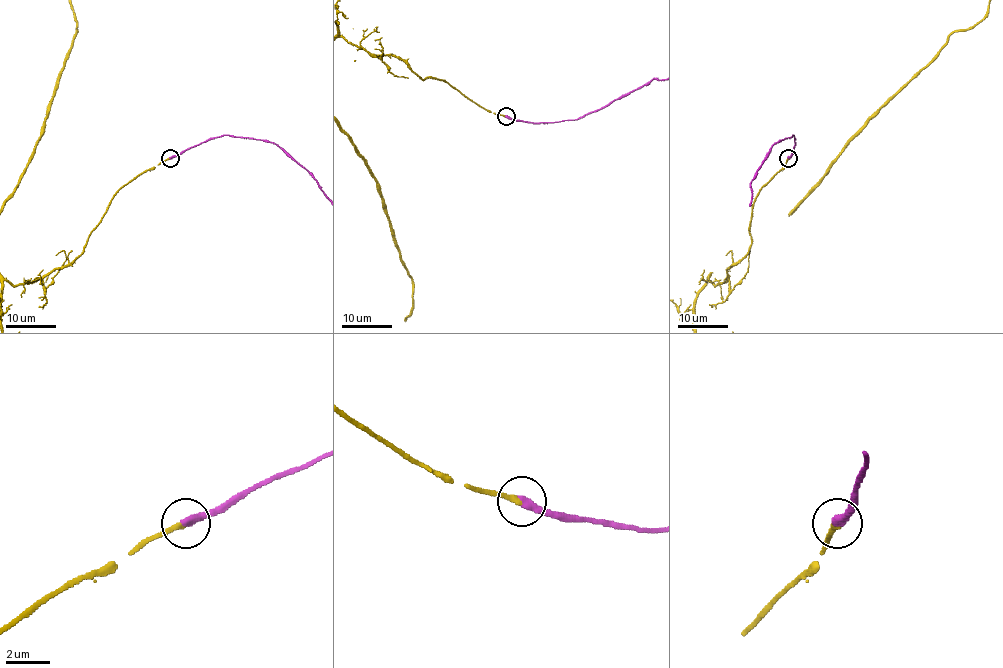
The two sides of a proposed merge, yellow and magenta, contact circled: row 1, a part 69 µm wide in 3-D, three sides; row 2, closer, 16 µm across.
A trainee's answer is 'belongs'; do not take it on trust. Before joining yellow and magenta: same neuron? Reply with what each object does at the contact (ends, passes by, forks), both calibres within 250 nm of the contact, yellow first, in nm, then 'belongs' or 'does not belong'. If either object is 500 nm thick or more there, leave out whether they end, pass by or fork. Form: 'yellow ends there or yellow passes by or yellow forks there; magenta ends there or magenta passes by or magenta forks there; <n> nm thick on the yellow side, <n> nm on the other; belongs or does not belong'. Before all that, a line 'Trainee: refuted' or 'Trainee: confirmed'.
Trainee: confirmed
yellow ends there; magenta ends there; 240 nm thick on the yellow side, 400 nm on the other; belongs

